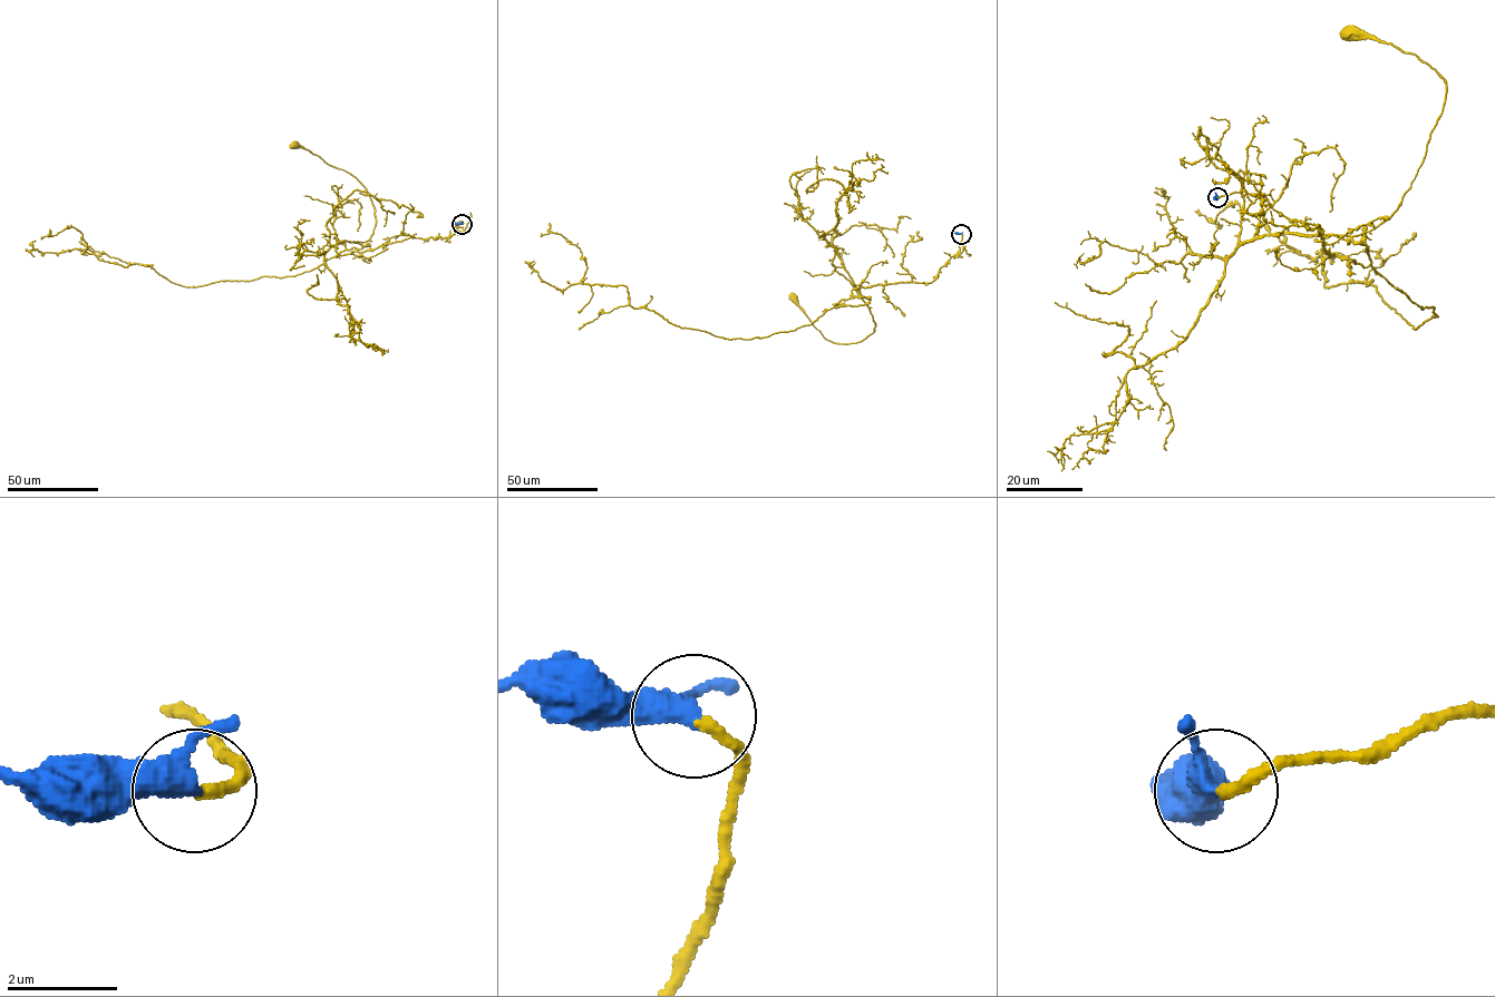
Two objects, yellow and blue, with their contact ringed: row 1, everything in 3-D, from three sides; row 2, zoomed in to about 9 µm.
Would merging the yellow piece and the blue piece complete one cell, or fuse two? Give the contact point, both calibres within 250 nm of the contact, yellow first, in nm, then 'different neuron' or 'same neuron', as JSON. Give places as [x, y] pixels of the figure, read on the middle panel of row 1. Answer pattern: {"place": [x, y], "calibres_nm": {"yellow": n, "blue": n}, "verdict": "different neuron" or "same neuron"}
{"place": [961, 234], "calibres_nm": {"yellow": 200, "blue": 320}, "verdict": "same neuron"}

